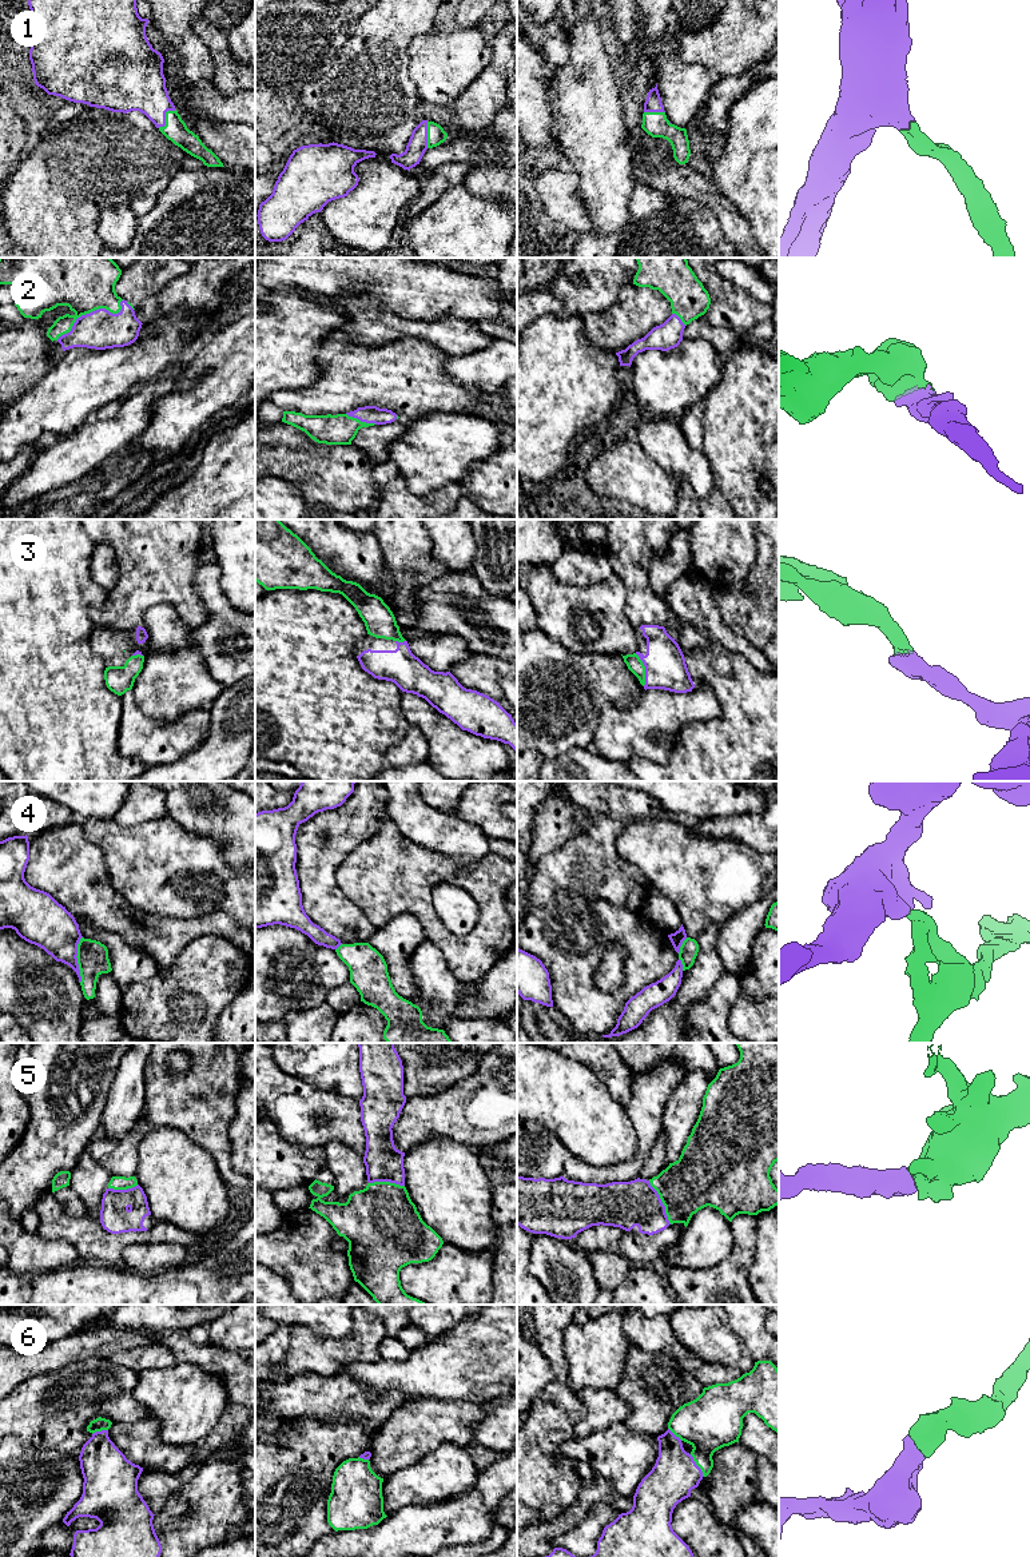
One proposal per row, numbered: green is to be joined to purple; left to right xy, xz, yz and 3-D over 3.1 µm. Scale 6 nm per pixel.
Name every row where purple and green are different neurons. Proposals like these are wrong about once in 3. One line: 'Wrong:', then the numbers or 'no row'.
Wrong: 4, 5

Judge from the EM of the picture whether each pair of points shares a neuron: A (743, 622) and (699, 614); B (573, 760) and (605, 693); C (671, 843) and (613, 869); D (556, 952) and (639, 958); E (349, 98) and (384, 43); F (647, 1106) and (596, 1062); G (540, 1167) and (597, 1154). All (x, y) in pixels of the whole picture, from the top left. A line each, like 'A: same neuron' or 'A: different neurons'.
A: different neurons
B: different neurons
C: different neurons
D: same neuron
E: same neuron
F: different neurons
G: different neurons

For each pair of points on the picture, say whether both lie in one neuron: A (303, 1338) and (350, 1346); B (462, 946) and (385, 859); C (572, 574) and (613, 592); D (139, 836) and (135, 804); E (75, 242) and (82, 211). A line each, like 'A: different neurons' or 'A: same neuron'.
A: same neuron
B: same neuron
C: different neurons
D: different neurons
E: same neuron

